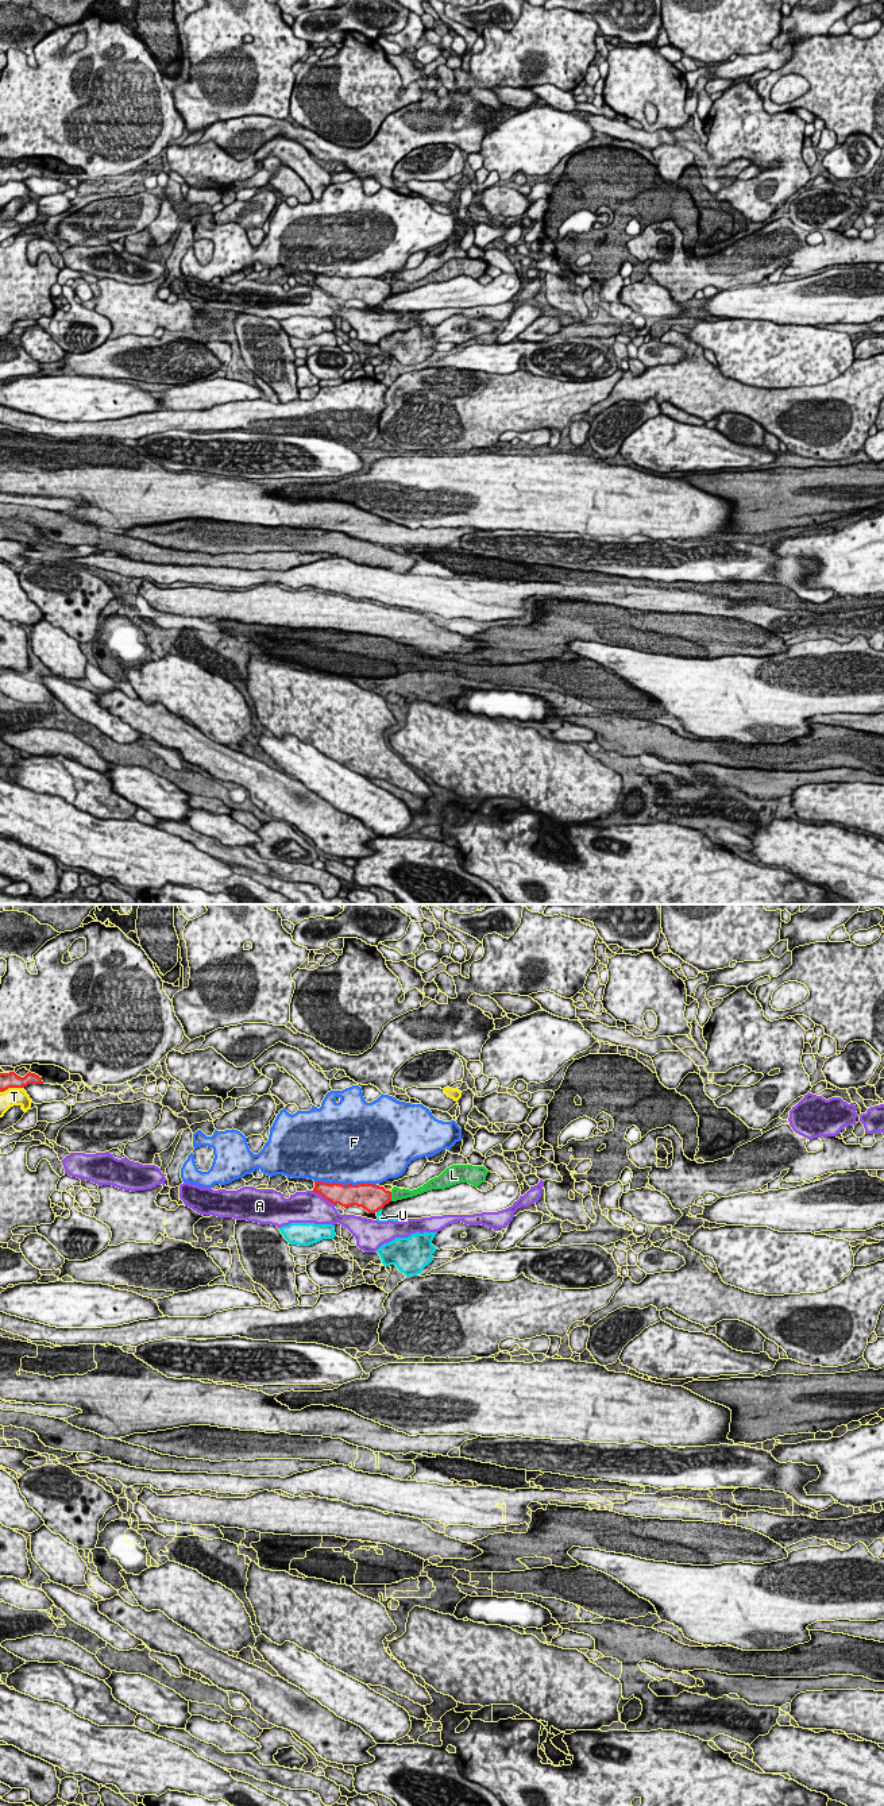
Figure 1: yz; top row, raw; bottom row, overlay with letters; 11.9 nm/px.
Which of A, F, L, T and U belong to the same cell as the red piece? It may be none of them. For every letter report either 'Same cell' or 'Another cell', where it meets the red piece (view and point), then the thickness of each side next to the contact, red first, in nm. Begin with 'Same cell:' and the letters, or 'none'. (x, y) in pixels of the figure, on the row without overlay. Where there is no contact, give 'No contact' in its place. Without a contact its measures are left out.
Same cell: none
A: Another cell. Touches red at yz (323, 289). Thickness 260 nm (red) against 380 nm
F: Another cell. Touches red at yz (346, 278). Thickness 280 nm (red) against 460 nm
L: Another cell. Touches red at yz (390, 289). Thickness 320 nm (red) against 140 nm
T: Another cell. Touches red at yz (11, 180). Thickness 190 nm (red) against 220 nm
U: Another cell. Touches red at yz (378, 303). Thickness 320 nm (red) against 70 nm

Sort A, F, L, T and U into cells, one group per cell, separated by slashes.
A / F / L / T / U

